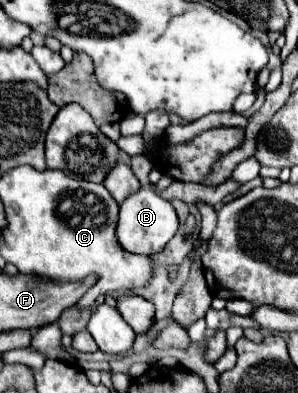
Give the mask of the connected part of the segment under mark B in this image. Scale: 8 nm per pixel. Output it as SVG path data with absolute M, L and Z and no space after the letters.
M139 188L121 204L119 222L117 222L117 238L119 238L119 244L131 254L161 252L165 244L175 236L177 228L179 228L179 218L173 204L163 200L149 188Z

